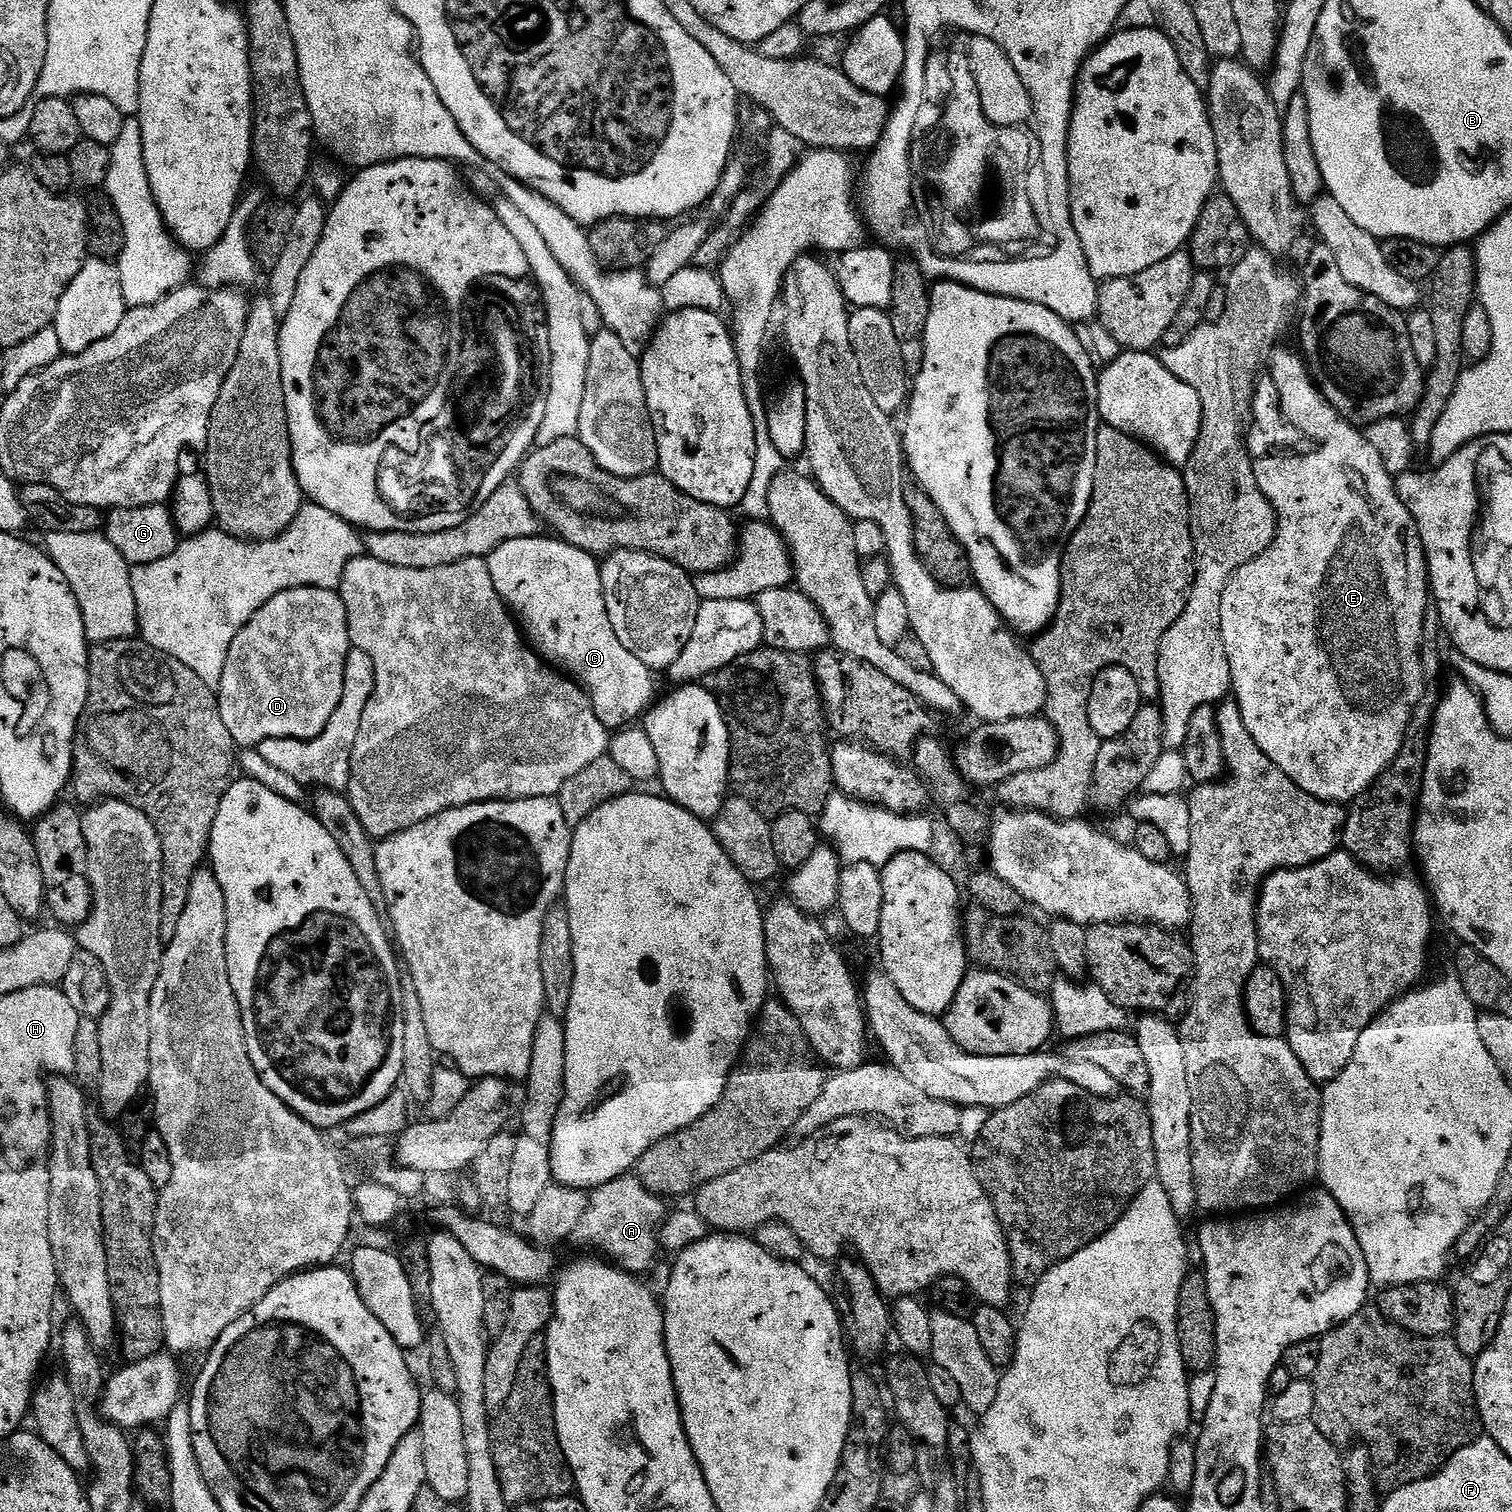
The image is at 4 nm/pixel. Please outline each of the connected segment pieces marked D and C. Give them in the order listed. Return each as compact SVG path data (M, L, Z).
M295 588L280 592L234 638L226 654L218 699L222 722L230 730L232 743L244 750L267 740L313 740L326 730L334 710L344 697L344 668L350 645L346 608L339 591L331 588Z
M543 534L523 536L502 542L502 546L495 548L486 558L494 590L498 590L498 594L514 613L519 627L526 630L531 647L551 667L575 680L587 692L594 706L594 714L598 714L598 722L605 724L609 730L623 730L639 721L653 703L653 669L638 662L638 658L634 658L634 654L630 654L630 650L618 642L618 636L614 634L606 614L597 557L565 544L559 538L551 539L547 540Z

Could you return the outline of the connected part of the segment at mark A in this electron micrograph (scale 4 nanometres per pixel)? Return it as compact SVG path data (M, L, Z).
M635 1175L619 1176L617 1180L591 1189L588 1205L571 1239L577 1240L584 1248L597 1248L605 1252L600 1254L623 1272L647 1273L657 1259L658 1237L666 1219L664 1204L661 1197L643 1188Z

